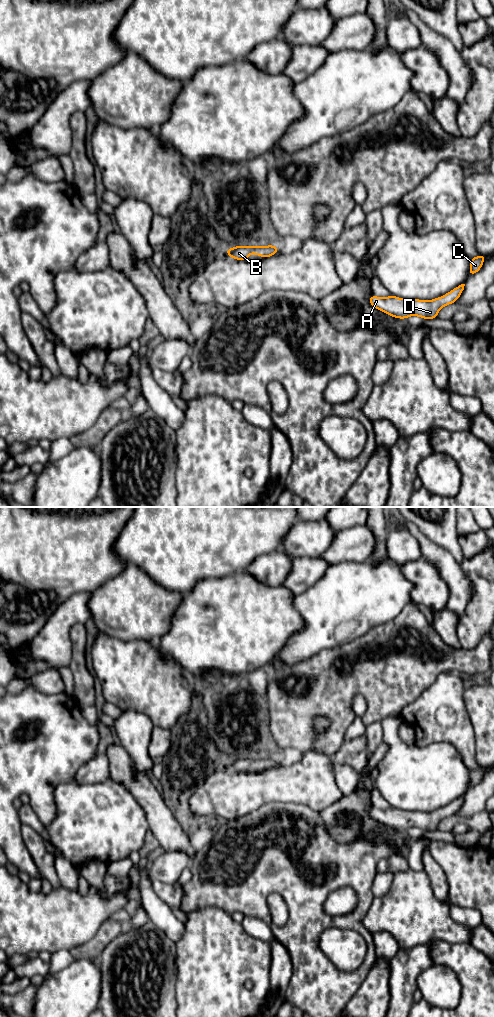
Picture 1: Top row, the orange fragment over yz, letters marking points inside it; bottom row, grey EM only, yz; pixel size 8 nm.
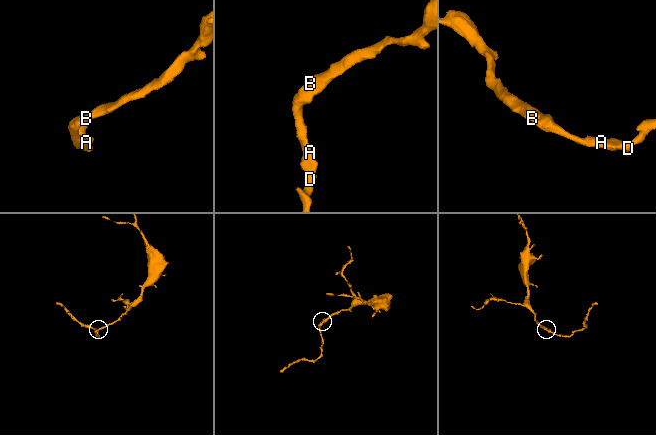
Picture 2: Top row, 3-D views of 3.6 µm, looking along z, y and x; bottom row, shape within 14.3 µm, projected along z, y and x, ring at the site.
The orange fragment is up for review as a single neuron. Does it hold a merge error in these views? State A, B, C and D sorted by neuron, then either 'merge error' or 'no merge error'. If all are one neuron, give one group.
A B C D | no merge error

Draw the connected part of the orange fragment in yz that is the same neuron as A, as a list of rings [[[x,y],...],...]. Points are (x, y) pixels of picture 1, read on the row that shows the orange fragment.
[[[461,284],[447,294],[429,301],[404,299],[393,295],[387,298],[372,295],[368,301],[374,308],[395,318],[406,319],[409,316],[419,316],[423,319],[435,319],[441,308],[457,301],[464,286],[465,284]]]

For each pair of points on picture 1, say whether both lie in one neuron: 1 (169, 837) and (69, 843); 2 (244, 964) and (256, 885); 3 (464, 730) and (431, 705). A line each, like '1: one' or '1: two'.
1: two
2: two
3: one

